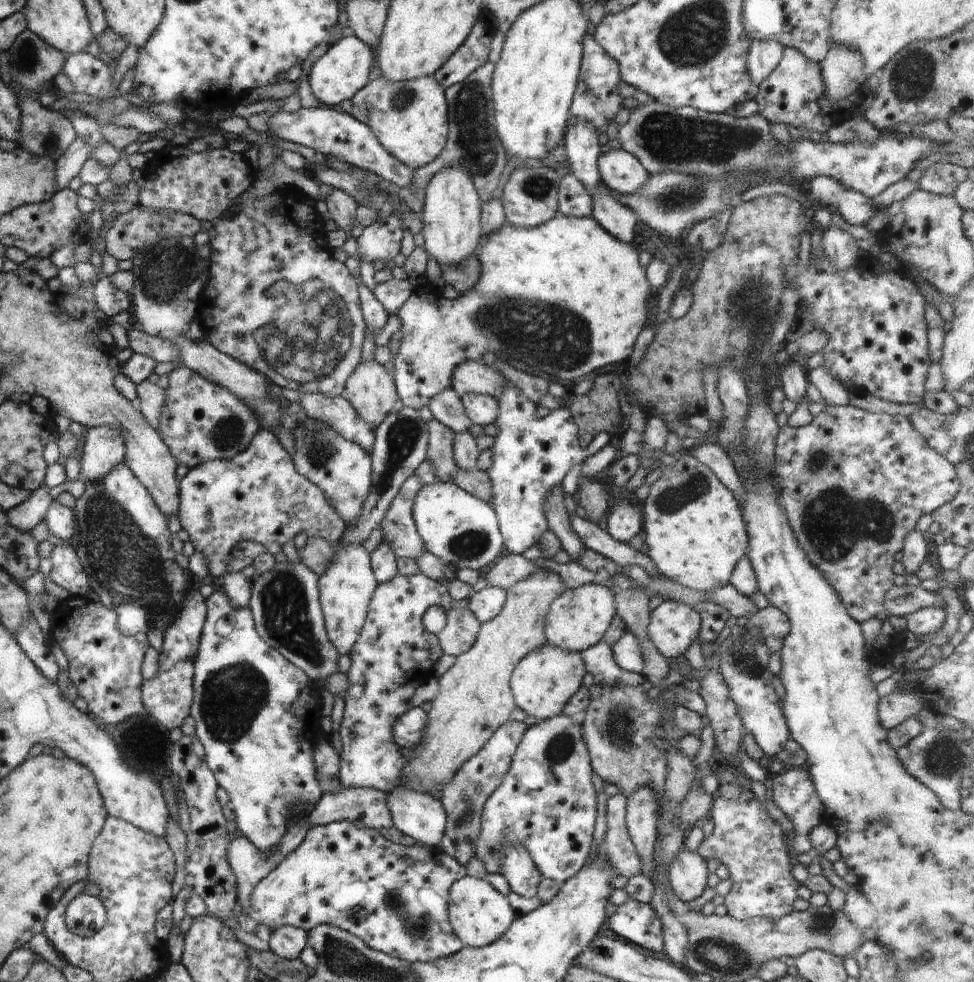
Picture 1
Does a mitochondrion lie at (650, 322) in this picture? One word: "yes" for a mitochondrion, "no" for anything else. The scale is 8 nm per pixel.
no

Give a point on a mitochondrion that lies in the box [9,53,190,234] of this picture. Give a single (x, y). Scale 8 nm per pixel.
(49, 142)

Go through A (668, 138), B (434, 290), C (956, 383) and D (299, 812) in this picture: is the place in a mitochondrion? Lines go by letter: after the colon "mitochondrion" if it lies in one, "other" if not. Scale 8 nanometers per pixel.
A: mitochondrion
B: other
C: other
D: mitochondrion

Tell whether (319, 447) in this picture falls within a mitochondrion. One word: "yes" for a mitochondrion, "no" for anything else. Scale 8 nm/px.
yes

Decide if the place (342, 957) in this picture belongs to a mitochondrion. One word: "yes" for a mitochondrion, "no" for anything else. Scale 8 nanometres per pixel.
yes

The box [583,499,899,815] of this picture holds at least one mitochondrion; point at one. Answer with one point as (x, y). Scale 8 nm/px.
(616, 726)

